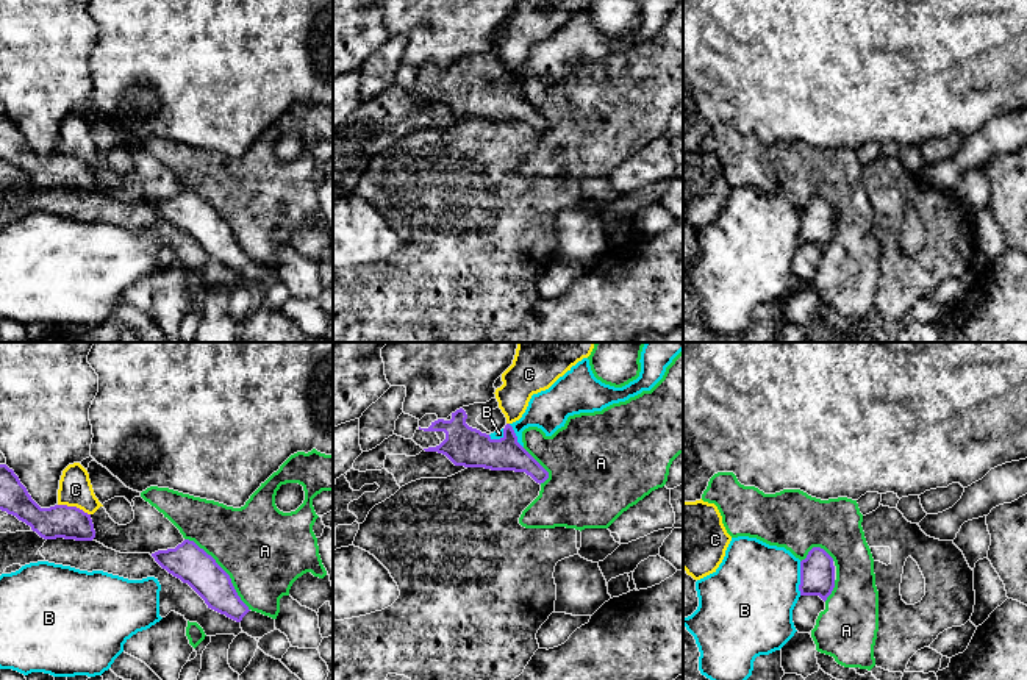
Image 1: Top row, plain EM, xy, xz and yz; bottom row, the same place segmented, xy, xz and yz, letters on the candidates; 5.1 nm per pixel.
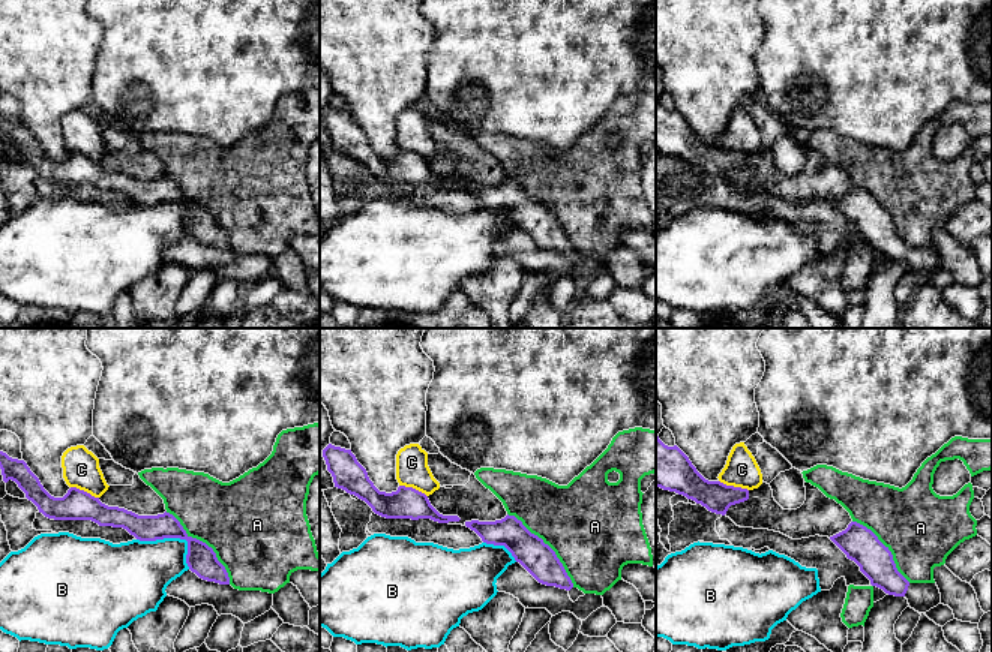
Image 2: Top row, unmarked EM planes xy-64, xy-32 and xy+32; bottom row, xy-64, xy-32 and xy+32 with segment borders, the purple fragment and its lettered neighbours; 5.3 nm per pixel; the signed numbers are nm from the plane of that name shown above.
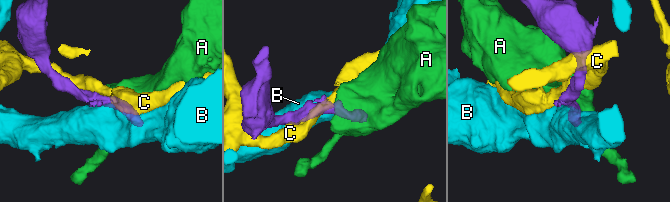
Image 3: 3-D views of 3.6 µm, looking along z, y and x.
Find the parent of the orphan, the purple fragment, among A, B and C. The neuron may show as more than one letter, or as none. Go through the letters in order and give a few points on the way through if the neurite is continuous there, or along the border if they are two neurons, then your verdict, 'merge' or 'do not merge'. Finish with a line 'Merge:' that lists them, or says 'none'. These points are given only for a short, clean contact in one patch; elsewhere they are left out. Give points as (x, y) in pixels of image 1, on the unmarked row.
A: do not merge
B: do not merge
C: do not merge
Merge: none

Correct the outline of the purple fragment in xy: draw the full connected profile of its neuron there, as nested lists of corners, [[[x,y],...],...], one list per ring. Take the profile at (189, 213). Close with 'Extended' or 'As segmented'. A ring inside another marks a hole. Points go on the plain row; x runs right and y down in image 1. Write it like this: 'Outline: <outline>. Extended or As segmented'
Outline: [[[184,189],[175,199],[158,200],[152,206],[169,224],[188,233],[208,258],[236,272],[250,261],[238,245],[230,225],[194,191]]]. As segmented

